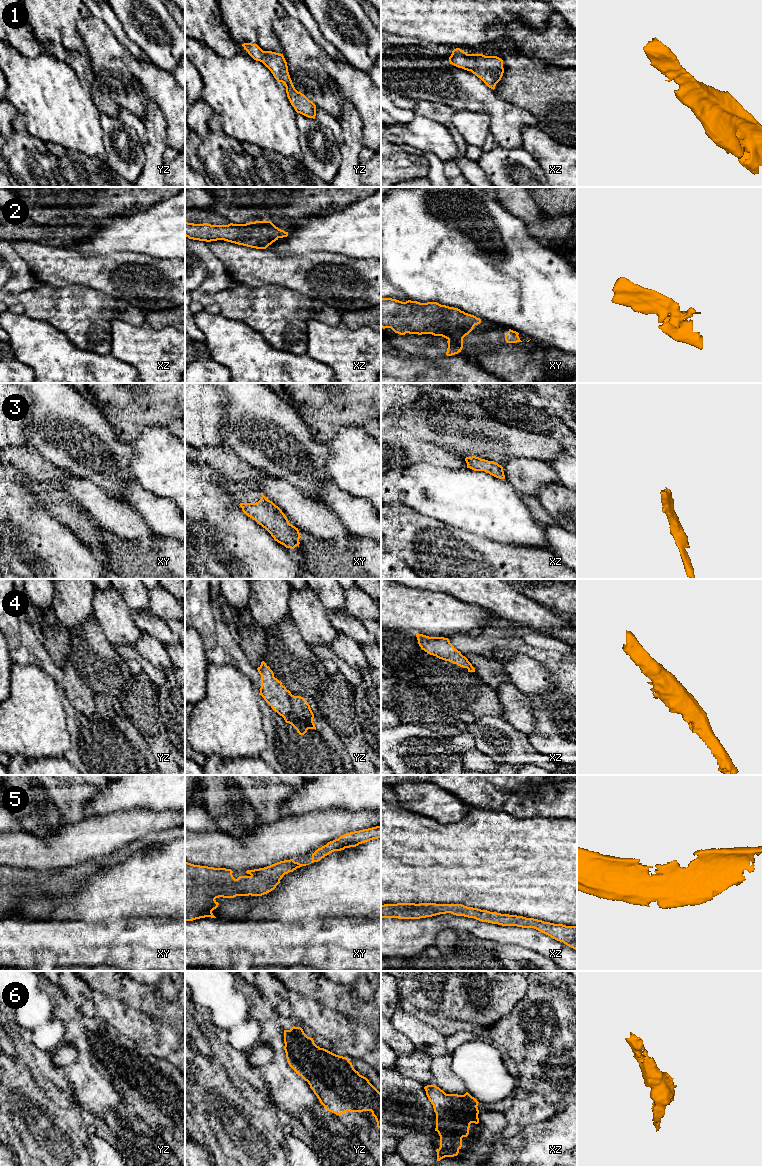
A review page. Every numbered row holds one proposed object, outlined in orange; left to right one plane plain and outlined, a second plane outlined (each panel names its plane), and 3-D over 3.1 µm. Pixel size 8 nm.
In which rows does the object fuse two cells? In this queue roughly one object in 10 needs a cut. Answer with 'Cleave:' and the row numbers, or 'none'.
Cleave: none

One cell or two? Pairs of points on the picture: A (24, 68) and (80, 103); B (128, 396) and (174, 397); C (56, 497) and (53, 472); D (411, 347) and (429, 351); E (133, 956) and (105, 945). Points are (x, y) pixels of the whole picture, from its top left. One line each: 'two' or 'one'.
A: one
B: one
C: two
D: one
E: one

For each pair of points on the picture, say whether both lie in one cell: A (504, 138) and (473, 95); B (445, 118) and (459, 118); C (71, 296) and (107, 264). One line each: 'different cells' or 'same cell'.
A: same cell
B: different cells
C: different cells

